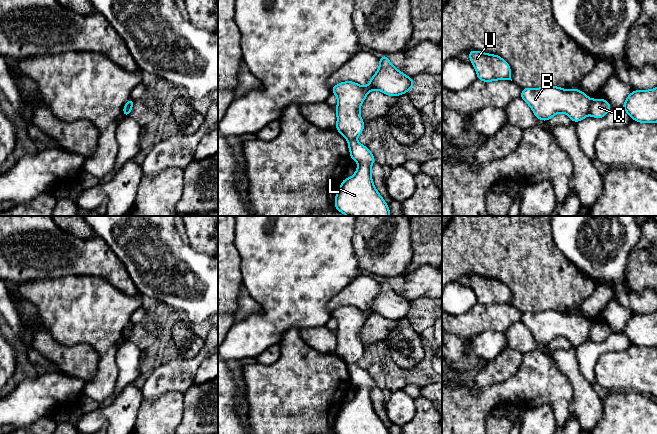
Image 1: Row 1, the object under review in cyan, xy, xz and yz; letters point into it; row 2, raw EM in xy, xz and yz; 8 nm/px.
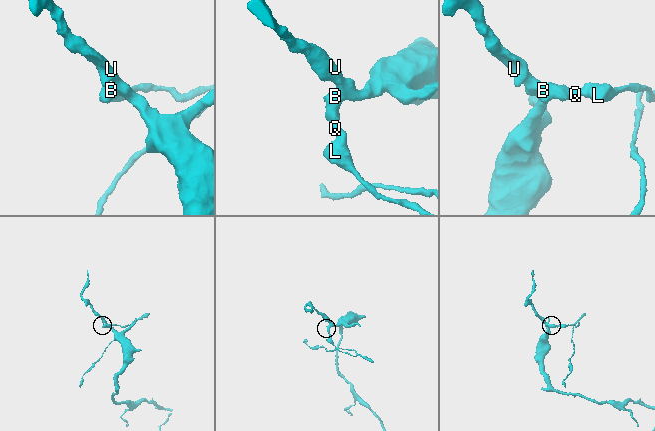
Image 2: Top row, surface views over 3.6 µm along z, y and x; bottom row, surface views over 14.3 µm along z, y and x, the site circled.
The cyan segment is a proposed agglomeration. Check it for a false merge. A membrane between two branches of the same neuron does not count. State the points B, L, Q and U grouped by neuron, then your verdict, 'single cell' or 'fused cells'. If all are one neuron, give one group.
B U / L Q; fused cells

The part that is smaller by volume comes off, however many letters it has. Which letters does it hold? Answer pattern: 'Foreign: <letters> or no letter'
Foreign: L, Q

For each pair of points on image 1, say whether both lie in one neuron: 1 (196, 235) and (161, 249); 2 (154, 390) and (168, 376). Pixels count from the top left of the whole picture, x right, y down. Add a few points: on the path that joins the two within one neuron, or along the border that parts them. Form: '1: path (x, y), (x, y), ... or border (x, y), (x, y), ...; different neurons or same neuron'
1: border (188, 244), (207, 256); different neurons
2: path (157, 387), (165, 379); same neuron

